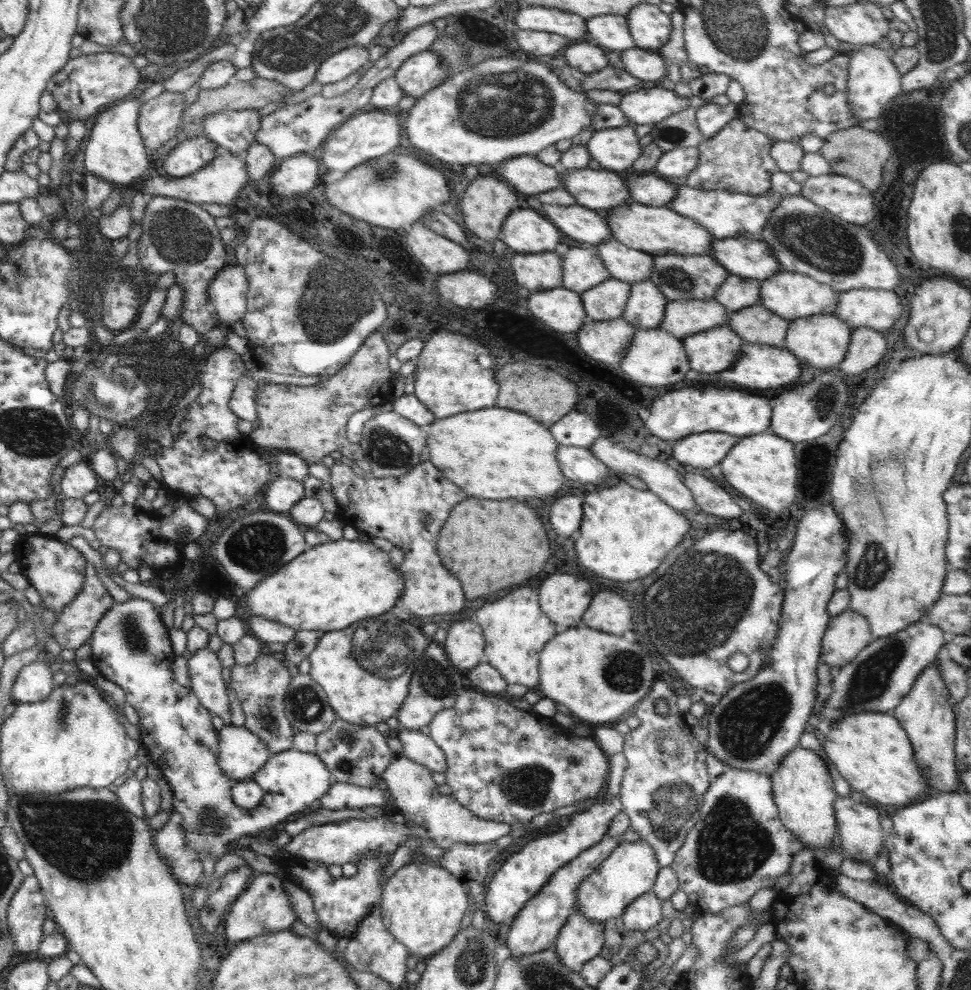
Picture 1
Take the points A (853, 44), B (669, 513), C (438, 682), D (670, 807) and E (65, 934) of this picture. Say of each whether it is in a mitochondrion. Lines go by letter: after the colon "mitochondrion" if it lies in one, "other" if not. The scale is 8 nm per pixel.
A: other
B: other
C: mitochondrion
D: mitochondrion
E: other

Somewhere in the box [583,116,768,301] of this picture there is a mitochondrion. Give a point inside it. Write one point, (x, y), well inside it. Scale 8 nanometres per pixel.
(676, 278)

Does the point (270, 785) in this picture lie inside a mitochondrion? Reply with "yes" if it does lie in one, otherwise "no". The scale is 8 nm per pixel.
no

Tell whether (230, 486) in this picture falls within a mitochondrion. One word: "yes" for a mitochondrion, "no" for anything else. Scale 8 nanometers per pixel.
no

